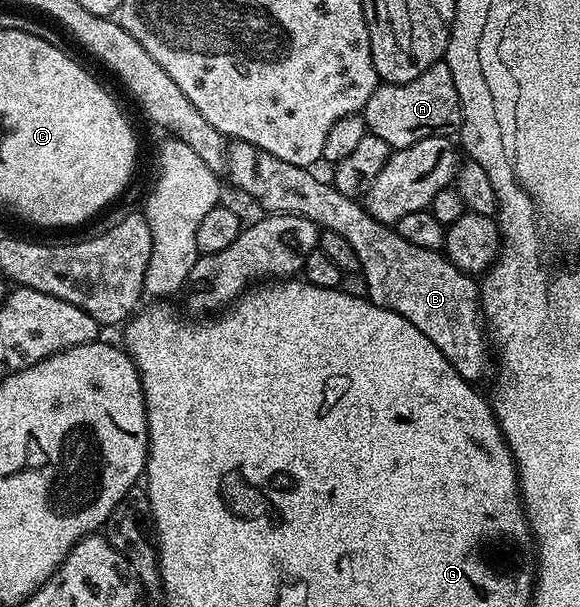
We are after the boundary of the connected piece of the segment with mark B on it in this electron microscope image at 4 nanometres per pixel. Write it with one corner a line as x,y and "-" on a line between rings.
231,141
226,148
226,159
225,159
225,169
231,180
231,182
244,193
248,194
250,197
254,198
266,211
267,213
279,213
279,214
296,214
303,218
309,219
315,222
319,228
322,230
328,230
332,232
337,232
338,236
343,236
347,241
349,241
350,246
354,248
354,252
358,255
360,273
364,278
365,284
365,295
368,300
374,305
382,308
386,308
388,311
394,311
395,314
402,315
406,320
410,321
410,324
414,324
414,328
418,328
418,332
422,332
422,336
426,336
434,344
434,348
438,348
438,352
442,352
442,356
446,356
446,360
450,360
450,364
458,372
458,376
462,376
467,382
476,384
479,383
479,378
483,376
488,370
488,350
490,354
490,342
486,337
486,326
482,321
482,307
480,305
480,288
477,279
473,275
467,274
459,270
457,266
450,261
449,258
445,258
440,250
431,250
430,248
417,248
415,244
409,244
406,240
402,239
402,236
398,236
396,230
391,228
387,223
374,220
370,216
369,212
363,206
361,201
355,198
350,198
344,196
335,188
335,186
329,181
320,180
311,169
305,166
289,164
284,160
278,159
276,156
270,155
258,148
256,145
252,145
249,142
237,142

